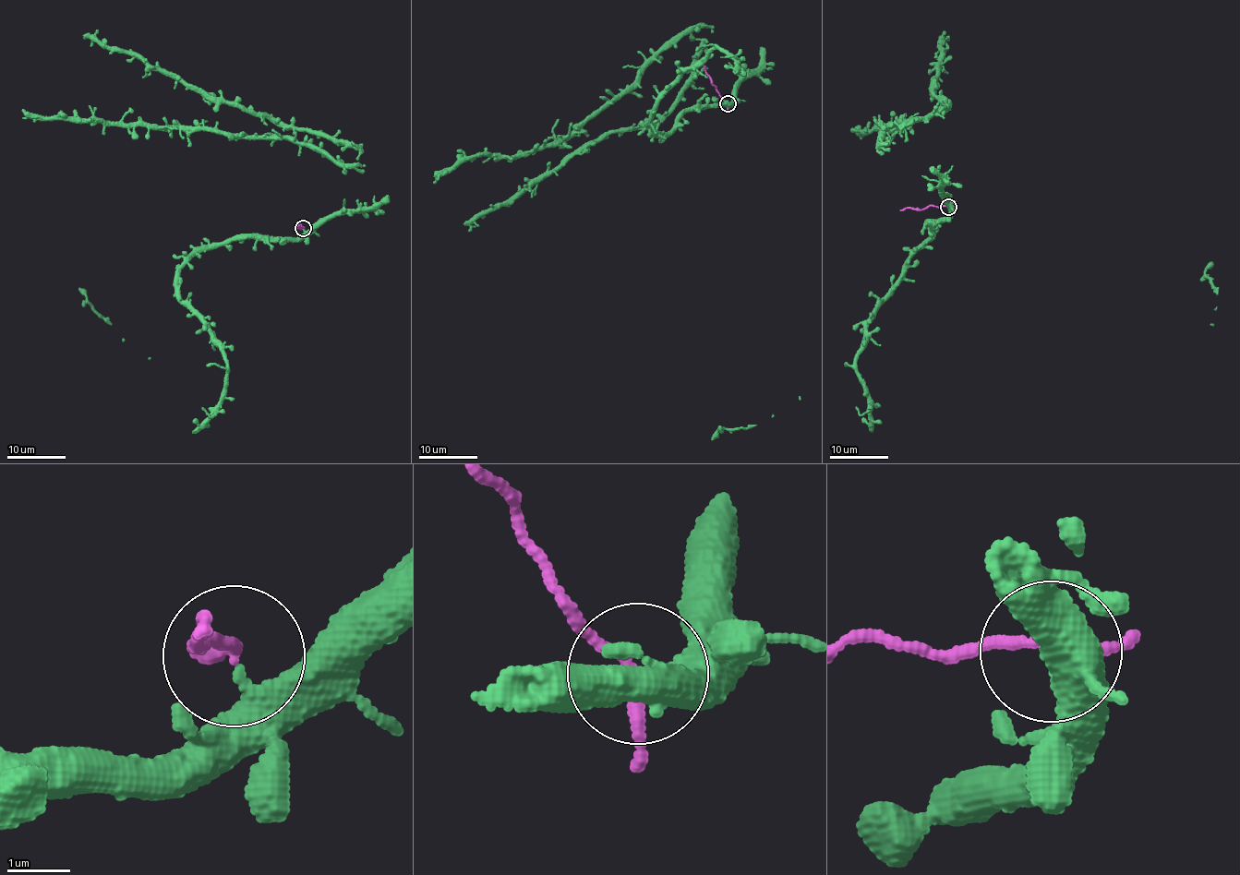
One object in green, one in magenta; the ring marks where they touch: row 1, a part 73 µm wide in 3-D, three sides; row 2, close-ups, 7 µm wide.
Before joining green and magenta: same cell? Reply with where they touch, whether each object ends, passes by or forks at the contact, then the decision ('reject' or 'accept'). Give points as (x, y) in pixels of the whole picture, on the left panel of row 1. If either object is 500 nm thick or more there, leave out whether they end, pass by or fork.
place (303, 228); green ends; magenta passes by; reject

